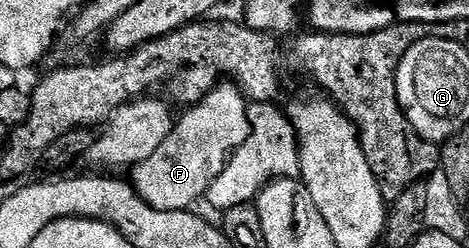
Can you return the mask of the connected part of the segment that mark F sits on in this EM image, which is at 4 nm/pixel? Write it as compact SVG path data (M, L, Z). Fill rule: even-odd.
M220 82L200 103L188 106L184 110L187 112L178 116L174 131L165 137L165 145L130 172L135 192L151 207L162 211L194 208L194 203L206 196L209 185L221 177L235 151L251 136L248 96L242 86L231 83Z

